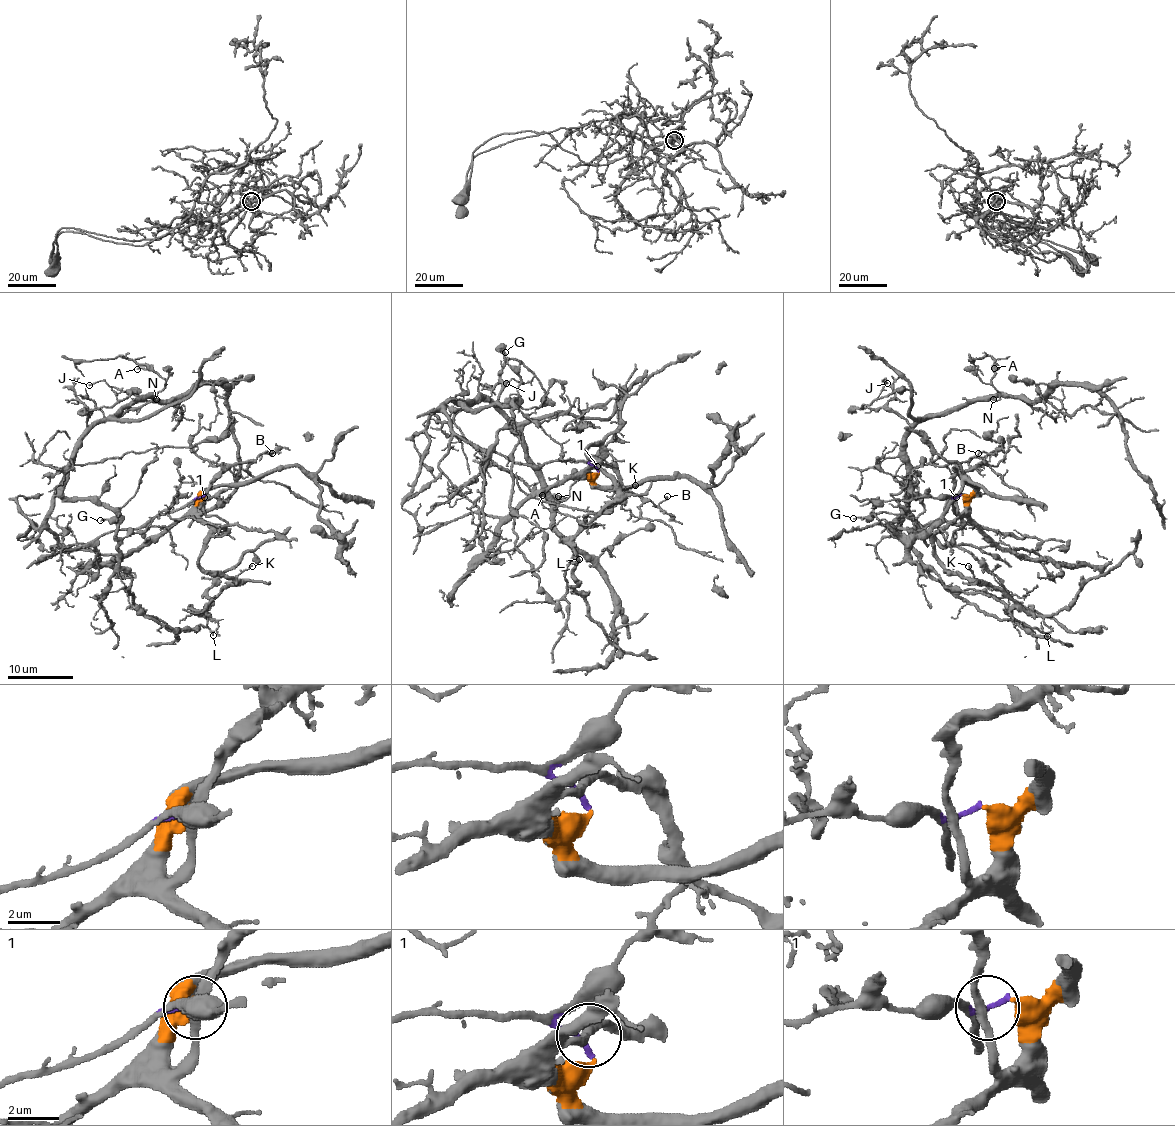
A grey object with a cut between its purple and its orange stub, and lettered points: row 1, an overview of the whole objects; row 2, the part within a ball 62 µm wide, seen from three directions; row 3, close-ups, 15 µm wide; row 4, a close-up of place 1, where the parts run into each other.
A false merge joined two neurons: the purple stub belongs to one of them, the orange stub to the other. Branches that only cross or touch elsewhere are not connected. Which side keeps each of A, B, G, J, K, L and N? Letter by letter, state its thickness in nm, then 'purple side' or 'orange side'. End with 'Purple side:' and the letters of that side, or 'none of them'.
A: 90 nm thick; purple side
B: 130 nm thick; orange side
G: 70 nm thick; purple side
J: 80 nm thick; purple side
K: 160 nm thick; orange side
L: 140 nm thick; orange side
N: 130 nm thick; purple side
Purple side: A, G, J, N

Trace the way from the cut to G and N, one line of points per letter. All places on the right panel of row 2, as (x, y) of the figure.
G: (961, 495), (953, 502), (963, 527), (941, 546), (914, 518), (911, 494), (899, 514), (853, 519)
N: (961, 495), (953, 502), (963, 527), (941, 546), (909, 508), (905, 437), (942, 411), (993, 399)

